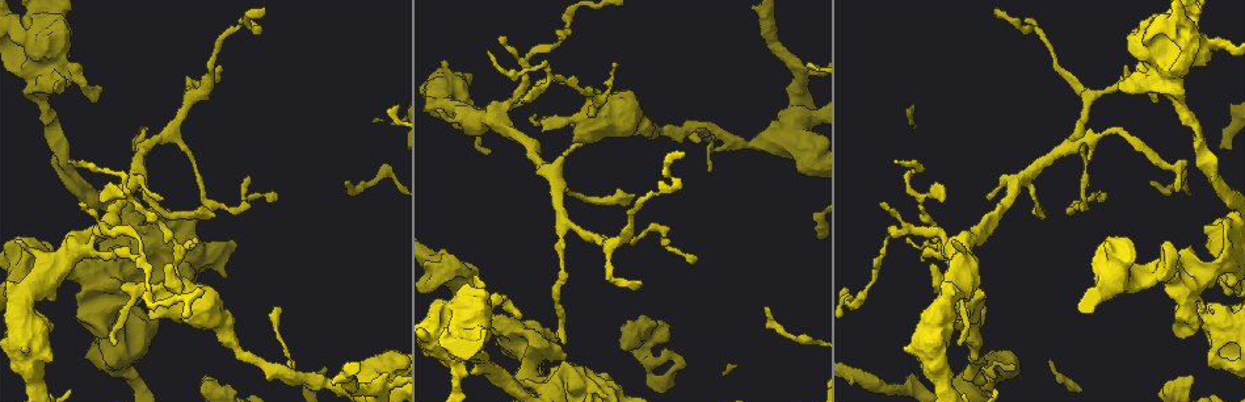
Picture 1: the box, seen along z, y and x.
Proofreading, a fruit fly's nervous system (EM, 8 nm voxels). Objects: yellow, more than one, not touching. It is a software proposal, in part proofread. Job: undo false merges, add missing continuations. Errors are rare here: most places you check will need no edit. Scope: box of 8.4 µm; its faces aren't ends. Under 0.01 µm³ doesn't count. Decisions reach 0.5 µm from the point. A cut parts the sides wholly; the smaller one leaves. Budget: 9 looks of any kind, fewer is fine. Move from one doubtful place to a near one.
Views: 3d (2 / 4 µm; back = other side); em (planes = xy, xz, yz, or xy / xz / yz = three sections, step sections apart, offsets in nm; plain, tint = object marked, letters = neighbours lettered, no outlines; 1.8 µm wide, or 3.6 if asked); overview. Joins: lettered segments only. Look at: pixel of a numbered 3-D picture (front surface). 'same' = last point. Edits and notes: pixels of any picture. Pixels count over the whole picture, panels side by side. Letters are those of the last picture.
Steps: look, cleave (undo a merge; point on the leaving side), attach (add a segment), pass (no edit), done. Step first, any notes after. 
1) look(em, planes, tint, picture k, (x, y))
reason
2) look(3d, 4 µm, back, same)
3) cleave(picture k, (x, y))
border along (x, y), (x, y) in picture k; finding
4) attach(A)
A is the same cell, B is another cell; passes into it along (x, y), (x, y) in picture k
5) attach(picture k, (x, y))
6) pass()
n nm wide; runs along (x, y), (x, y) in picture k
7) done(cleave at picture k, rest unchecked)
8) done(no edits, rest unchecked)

look(em, 3.6 µm, planes, tint, picture 1, (477, 331))
thick turns thin

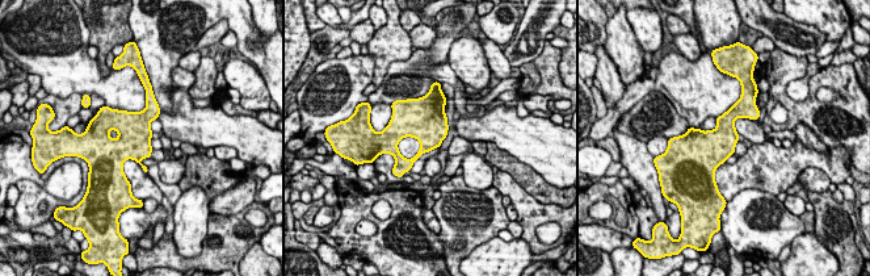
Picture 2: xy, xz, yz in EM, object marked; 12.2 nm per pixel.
look(em, 3.6 µm, planes, letters, same)

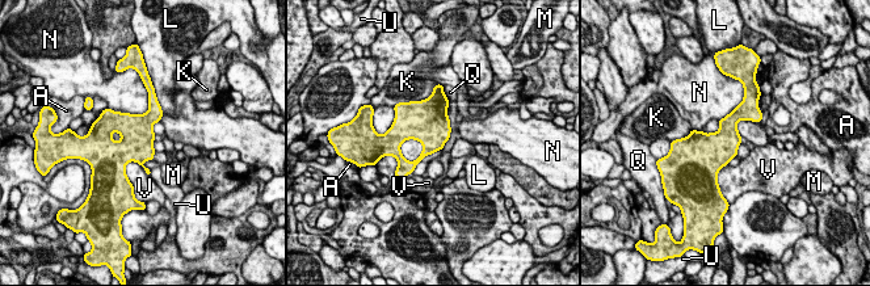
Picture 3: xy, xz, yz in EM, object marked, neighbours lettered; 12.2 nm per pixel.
pass()
A, K, L, M, N, Q, U and V are other cells; border along (148, 95), (143, 113), (108, 106) in picture 3; one neuron here

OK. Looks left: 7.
look(em, planes, tint, picture 1, (104, 291))
abrupt turn

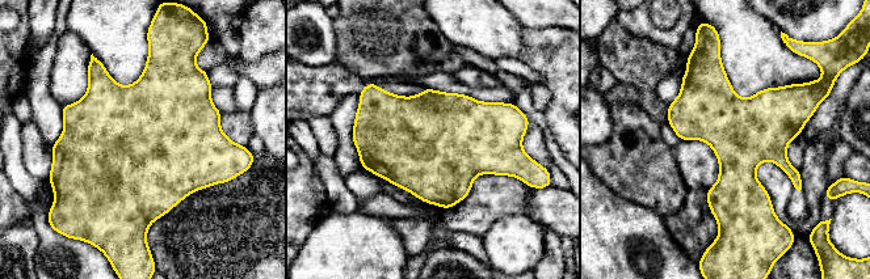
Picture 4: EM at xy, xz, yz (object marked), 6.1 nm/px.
look(em, planes, letters, same)
what lies round it

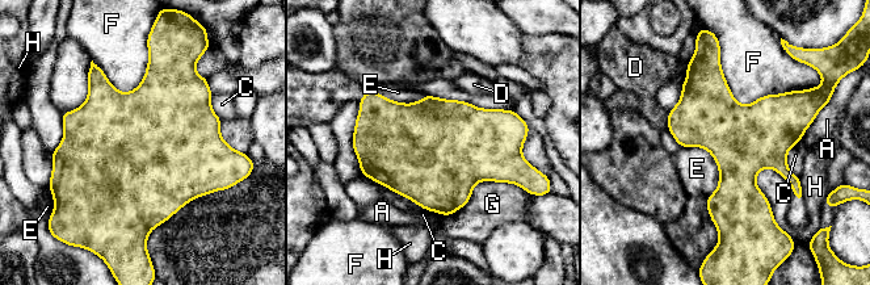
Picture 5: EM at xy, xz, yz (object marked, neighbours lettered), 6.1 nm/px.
pass()
A, C, D, E, F, G and H are other cells; border along (680, 146), (714, 159), (706, 198) in picture 5; one neuron here

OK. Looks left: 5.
look(em, 3.6 µm, xy, step 8, tint, picture 1, (635, 123))
four arms meet

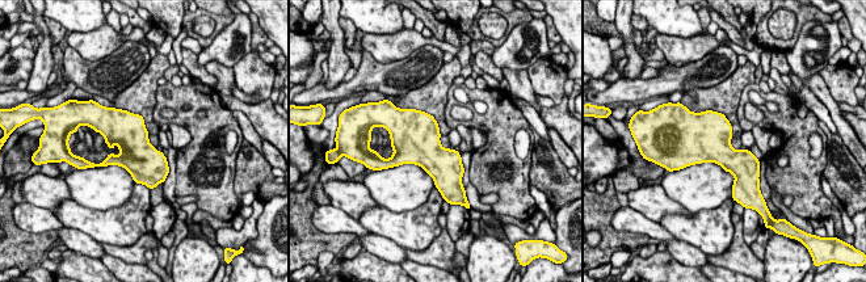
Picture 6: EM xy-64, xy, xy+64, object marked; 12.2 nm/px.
look(em, 3.6 µm, xy, step 8, letters, same)

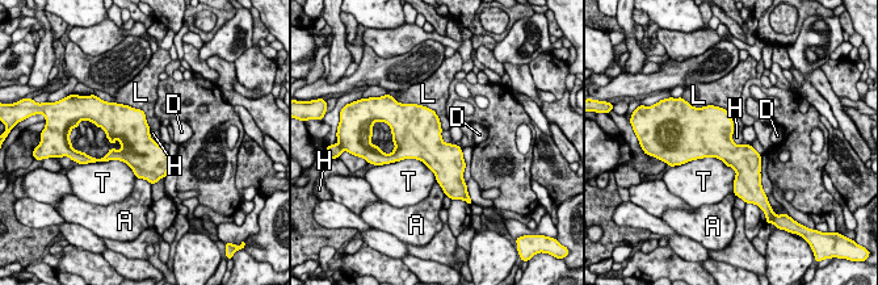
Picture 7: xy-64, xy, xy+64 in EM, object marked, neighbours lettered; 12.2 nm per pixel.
pass()
A, D, H, L and T are other cells; border along (441, 131), (441, 138), (450, 143) in picture 7; continuous, no second neuron

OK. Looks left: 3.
look(em, planes, letters, picture 1, (289, 378))
branch point

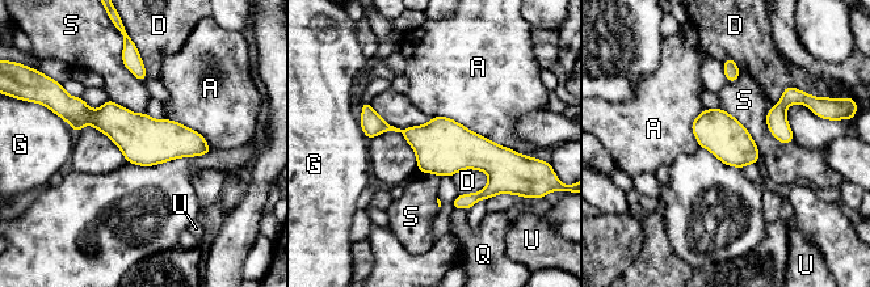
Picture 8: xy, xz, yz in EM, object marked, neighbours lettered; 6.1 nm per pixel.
pass()
260 nm wide; A, D, G, Q, S and U are other cells; border along (722, 108), (747, 130), (761, 156) in picture 8; one neuron here

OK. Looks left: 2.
done(no edits, rest unchecked)

